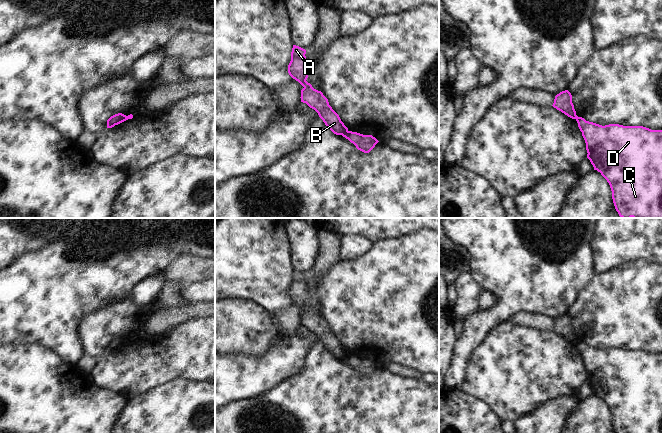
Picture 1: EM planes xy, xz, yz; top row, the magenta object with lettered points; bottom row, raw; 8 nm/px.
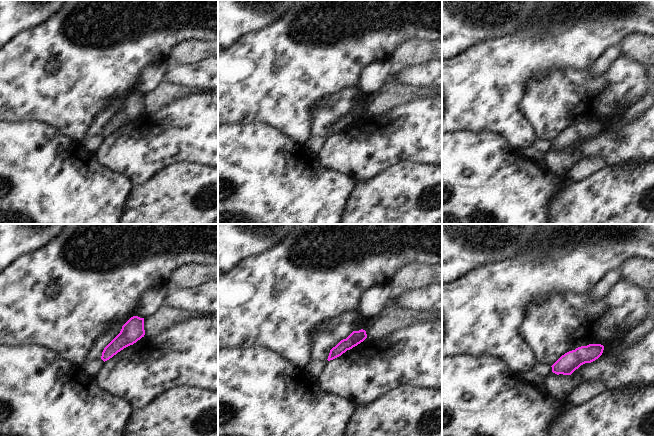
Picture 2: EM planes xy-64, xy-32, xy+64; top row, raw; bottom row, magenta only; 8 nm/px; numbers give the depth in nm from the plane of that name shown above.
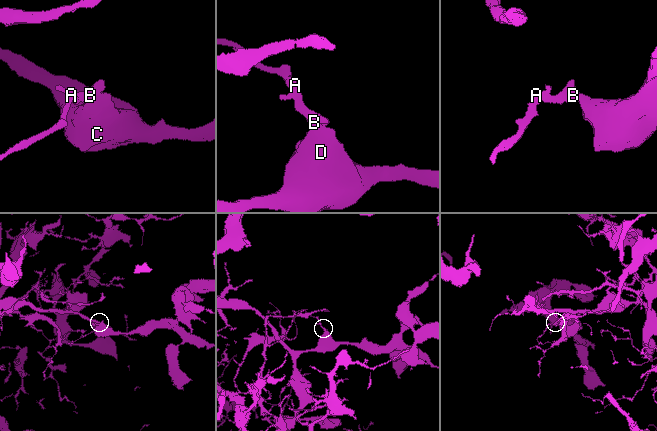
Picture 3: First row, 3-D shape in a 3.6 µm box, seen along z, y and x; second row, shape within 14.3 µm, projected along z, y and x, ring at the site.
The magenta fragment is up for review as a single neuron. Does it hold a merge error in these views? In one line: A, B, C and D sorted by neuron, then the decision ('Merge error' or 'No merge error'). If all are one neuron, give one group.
Groups: A B / C D. Merge error

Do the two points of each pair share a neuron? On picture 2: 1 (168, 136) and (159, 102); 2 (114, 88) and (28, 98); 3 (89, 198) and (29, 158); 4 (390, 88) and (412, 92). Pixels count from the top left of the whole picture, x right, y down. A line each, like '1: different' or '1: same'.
1: different
2: same
3: same
4: same

